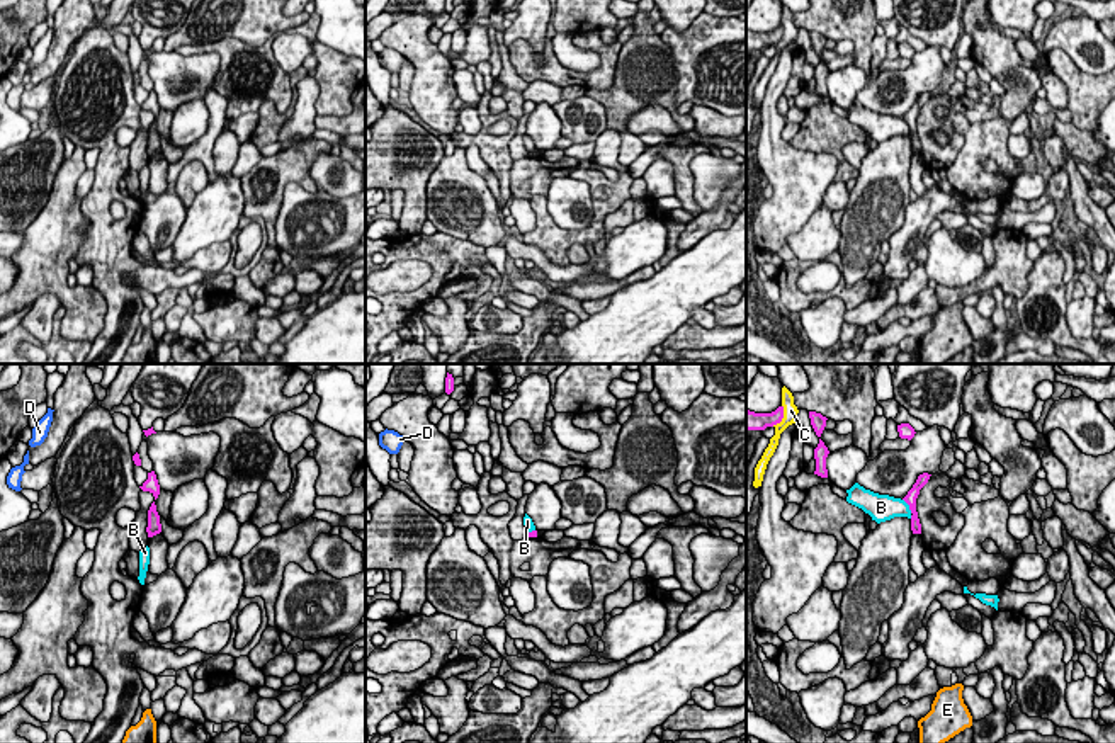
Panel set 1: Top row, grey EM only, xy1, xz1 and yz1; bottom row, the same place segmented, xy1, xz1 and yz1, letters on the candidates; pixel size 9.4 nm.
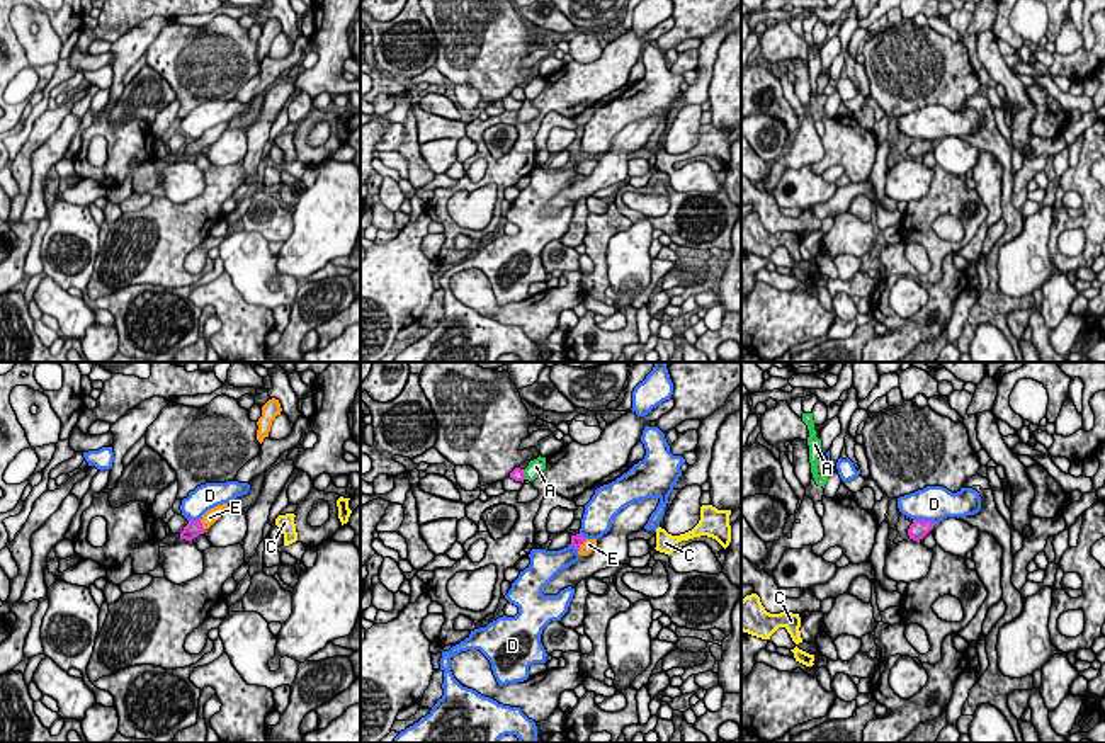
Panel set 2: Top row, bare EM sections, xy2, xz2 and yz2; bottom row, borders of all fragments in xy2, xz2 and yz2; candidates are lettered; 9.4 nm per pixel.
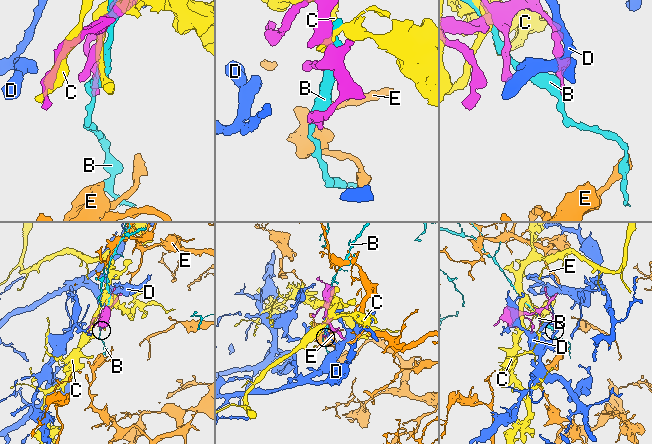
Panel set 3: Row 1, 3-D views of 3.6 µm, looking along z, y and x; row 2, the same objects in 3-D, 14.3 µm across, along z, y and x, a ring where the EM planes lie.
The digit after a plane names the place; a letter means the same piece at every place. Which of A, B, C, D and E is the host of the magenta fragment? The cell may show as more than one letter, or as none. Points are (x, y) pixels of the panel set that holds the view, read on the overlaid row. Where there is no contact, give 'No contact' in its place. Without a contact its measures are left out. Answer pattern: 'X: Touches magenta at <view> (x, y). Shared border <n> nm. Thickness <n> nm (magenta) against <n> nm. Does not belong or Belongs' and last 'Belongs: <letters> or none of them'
A: Touches magenta at xz2 (524, 475). Shared border 100 nm. Thickness 120 nm (magenta) against 140 nm. Does not belong
B: Touches magenta at yz1 (908, 504). Shared border 170 nm. Thickness 120 nm (magenta) against 260 nm. Does not belong
C: Touches magenta at yz1 (782, 417). Shared border 240 nm. Thickness 160 nm (magenta) against 130 nm. Does not belong
D: Touches magenta at yz2 (923, 521). Shared border 220 nm. Thickness 180 nm (magenta) against 340 nm. Does not belong
E: Touches magenta at xy2 (201, 524). Shared border 120 nm. Thickness 160 nm (magenta) against 140 nm. Belongs
Belongs: E

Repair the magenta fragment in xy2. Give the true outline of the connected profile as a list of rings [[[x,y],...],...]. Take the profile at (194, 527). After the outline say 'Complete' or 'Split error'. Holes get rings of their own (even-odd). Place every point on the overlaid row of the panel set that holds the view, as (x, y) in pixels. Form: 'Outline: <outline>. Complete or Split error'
Outline: [[[228,503],[207,510],[199,520],[190,520],[180,532],[180,539],[192,541],[204,534],[228,508]]]. Split error

